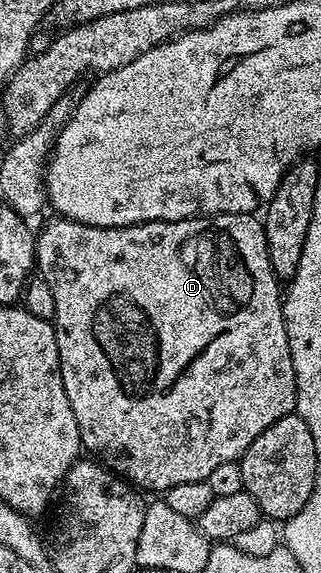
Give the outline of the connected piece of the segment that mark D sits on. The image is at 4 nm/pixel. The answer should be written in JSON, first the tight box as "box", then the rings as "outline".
{"box":[34,214,298,493],"outline":[[[257,214],[208,215],[196,219],[158,219],[154,223],[133,223],[130,227],[97,227],[96,225],[77,223],[75,219],[54,217],[54,220],[42,232],[40,230],[37,232],[34,258],[37,274],[48,285],[48,289],[52,289],[52,297],[56,301],[52,322],[56,333],[56,345],[60,353],[60,377],[64,381],[64,393],[68,393],[68,405],[72,405],[72,413],[76,413],[76,425],[80,429],[82,446],[87,452],[91,451],[90,455],[95,460],[101,461],[110,471],[129,481],[135,488],[141,489],[143,492],[165,493],[168,489],[172,489],[172,485],[188,485],[188,481],[206,481],[208,473],[212,473],[220,465],[239,462],[242,454],[248,449],[248,445],[252,445],[252,441],[256,441],[256,437],[260,437],[260,433],[264,433],[264,429],[268,429],[268,425],[280,421],[280,417],[289,415],[295,410],[298,402],[296,373],[292,369],[292,353],[288,349],[288,329],[286,328],[286,318],[282,312],[284,295],[281,290],[278,292],[280,280],[272,269],[266,230],[262,227],[262,219]]]}

